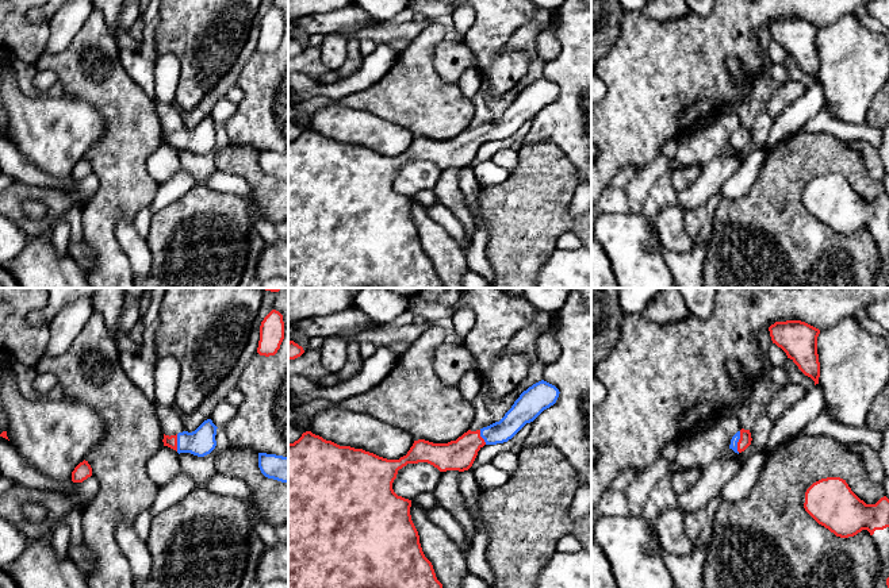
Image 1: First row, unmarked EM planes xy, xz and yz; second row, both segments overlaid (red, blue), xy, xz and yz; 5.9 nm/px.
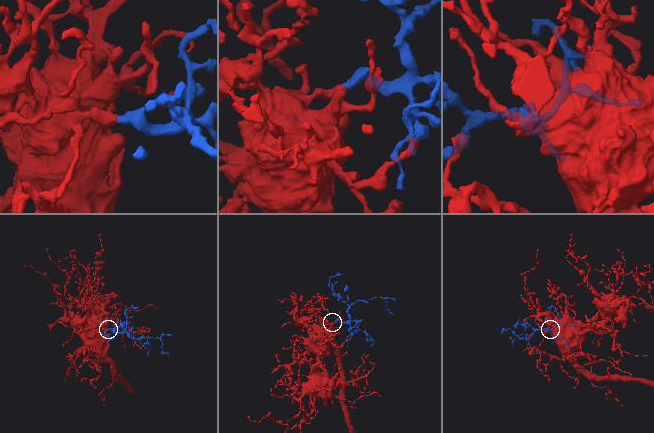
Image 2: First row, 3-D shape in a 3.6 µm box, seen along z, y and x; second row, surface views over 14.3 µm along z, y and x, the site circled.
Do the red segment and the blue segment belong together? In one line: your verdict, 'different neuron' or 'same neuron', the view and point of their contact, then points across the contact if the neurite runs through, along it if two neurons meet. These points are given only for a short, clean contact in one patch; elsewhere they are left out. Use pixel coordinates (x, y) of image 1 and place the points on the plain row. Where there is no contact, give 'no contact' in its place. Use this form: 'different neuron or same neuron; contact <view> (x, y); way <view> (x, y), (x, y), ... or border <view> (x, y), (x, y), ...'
same neuron; contact yz (738, 139); way yz (744, 138), (738, 139), (734, 139)

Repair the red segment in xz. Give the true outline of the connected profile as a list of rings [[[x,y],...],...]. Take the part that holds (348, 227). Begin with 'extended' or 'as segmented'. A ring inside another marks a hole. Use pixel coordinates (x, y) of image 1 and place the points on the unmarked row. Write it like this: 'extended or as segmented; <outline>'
extended; [[[541,77],[524,88],[499,119],[476,128],[468,127],[448,141],[414,138],[407,151],[399,157],[387,157],[363,146],[340,143],[311,128],[288,141],[288,288],[444,288],[432,260],[422,249],[410,212],[411,197],[398,193],[392,187],[398,168],[407,161],[418,160],[428,160],[440,169],[468,168],[484,142],[511,137],[526,120],[553,103],[559,91],[555,82]]]

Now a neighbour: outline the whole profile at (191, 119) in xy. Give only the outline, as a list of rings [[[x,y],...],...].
[[[261,0],[258,11],[253,18],[248,39],[229,73],[203,97],[199,105],[192,111],[180,109],[185,128],[195,128],[204,118],[210,116],[215,103],[227,96],[227,92],[235,87],[237,80],[250,57],[257,50],[260,38],[260,23],[264,15],[273,7],[273,0]]]

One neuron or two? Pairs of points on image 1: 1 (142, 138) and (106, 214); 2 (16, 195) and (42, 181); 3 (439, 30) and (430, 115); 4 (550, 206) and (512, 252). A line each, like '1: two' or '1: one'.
1: one
2: two
3: one
4: one

